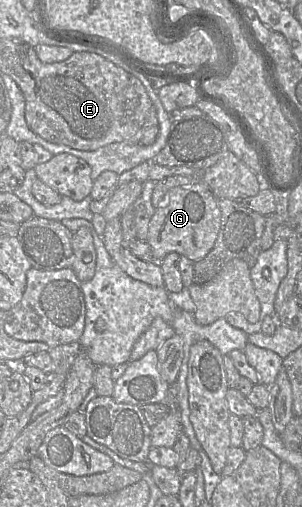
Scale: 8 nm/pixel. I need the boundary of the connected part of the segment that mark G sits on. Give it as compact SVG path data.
M198 181L192 186L174 187L165 194L150 219L147 242L158 263L170 252L196 262L203 259L214 247L220 226L218 199L203 181Z

